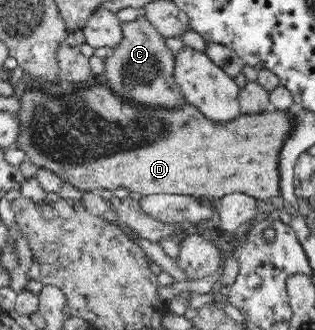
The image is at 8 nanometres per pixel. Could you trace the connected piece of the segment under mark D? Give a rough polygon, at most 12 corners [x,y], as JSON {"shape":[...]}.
{"shape":[[28,91],[17,146],[81,191],[281,196],[291,110],[217,123]]}

